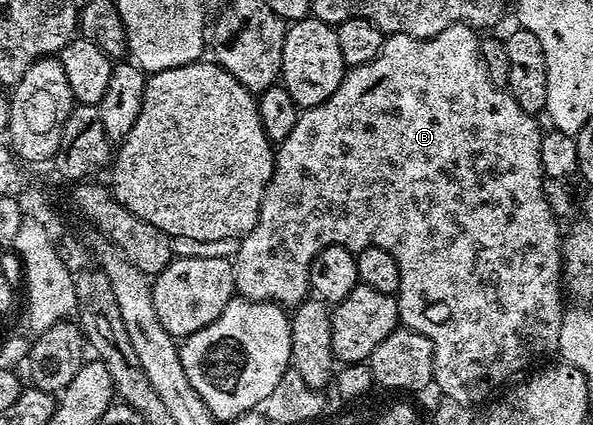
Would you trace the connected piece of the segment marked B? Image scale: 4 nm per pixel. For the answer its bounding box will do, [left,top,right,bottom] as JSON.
[232,25,564,407]

